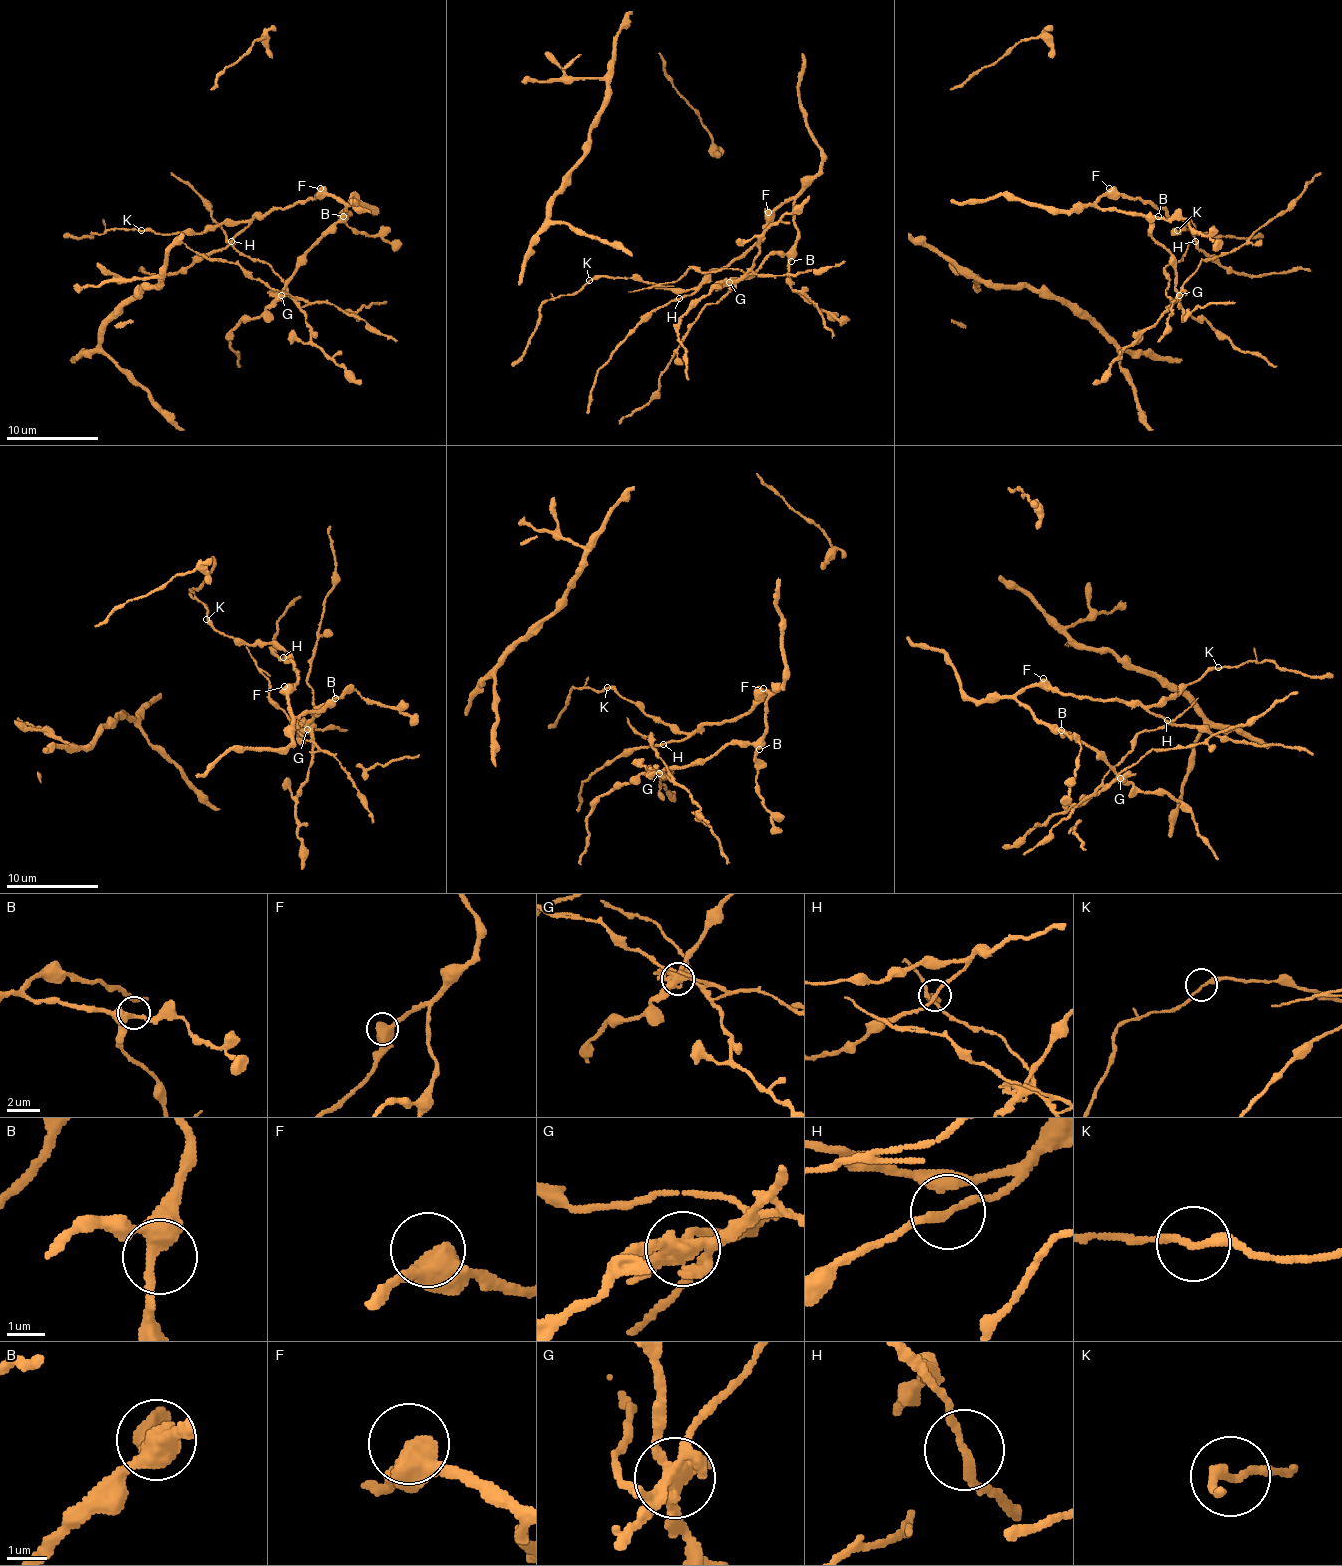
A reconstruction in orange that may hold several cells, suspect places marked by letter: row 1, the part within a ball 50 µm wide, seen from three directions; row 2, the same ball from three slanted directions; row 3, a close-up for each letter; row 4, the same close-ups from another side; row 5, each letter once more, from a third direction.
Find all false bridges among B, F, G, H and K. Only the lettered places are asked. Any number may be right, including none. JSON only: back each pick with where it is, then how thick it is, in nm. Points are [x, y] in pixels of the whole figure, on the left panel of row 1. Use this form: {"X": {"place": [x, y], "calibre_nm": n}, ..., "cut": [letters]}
{"G": {"place": [281, 295], "calibre_nm": 440}, "K": {"place": [141, 230], "calibre_nm": 200}, "cut": ["G", "K"]}

